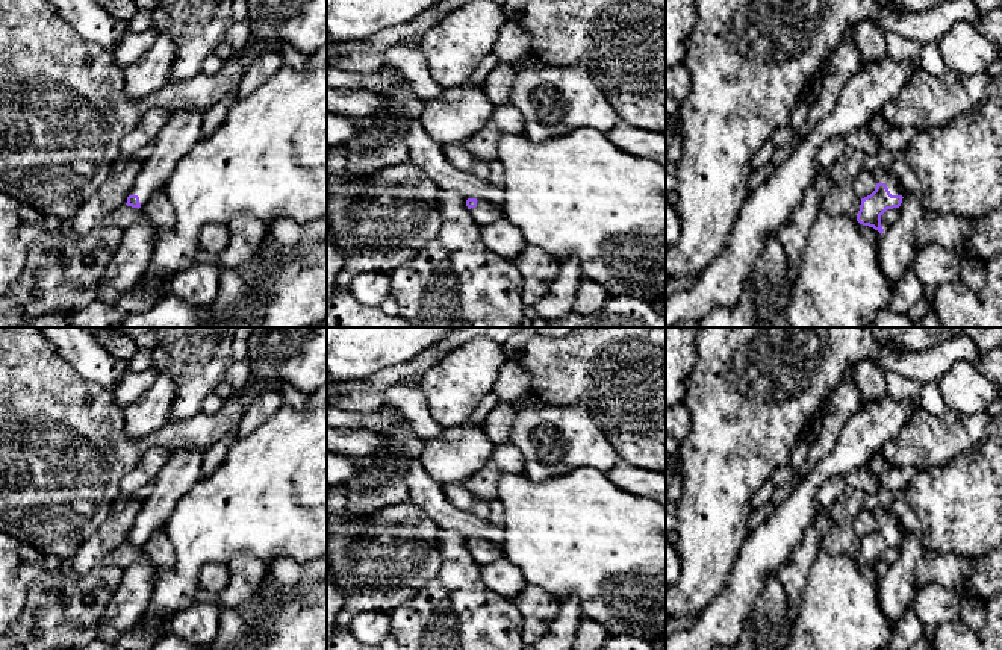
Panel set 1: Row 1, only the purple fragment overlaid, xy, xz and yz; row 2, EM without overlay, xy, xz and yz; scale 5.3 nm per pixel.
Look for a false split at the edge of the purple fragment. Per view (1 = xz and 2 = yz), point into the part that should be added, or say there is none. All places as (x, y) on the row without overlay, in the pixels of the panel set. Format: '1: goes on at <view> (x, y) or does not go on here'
1: goes on at xz (485, 552)
2: goes on at yz (881, 515)

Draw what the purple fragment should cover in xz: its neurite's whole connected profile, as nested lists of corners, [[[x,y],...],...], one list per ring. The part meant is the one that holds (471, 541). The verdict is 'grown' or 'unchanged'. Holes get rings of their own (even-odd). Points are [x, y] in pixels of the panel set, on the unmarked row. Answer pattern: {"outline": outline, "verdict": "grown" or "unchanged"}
{"outline": [[[468,538],[466,545],[475,562],[478,562],[480,565],[486,565],[506,558],[504,545],[495,545],[489,541],[477,538]]], "verdict": "grown"}

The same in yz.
{"outline": [[[887,506],[878,508],[873,511],[873,515],[876,527],[870,535],[861,538],[857,561],[873,567],[882,574],[881,555],[887,548],[899,547],[904,536],[901,535],[898,521],[887,512]]], "verdict": "grown"}

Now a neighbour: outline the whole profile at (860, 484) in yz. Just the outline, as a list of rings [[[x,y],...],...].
[[[869,462],[845,476],[846,489],[831,506],[832,527],[823,536],[822,547],[831,553],[857,558],[861,538],[854,526],[864,511],[864,500],[881,491],[879,477],[869,468]]]

